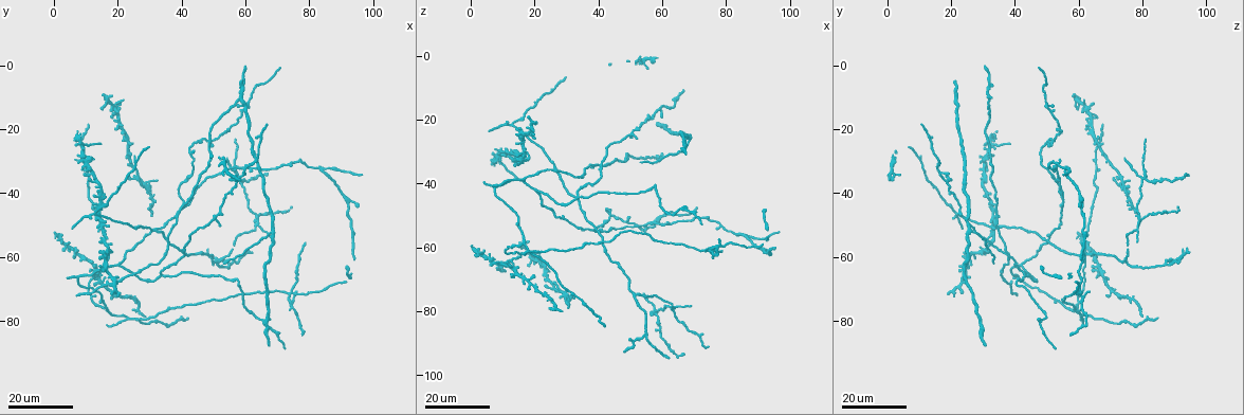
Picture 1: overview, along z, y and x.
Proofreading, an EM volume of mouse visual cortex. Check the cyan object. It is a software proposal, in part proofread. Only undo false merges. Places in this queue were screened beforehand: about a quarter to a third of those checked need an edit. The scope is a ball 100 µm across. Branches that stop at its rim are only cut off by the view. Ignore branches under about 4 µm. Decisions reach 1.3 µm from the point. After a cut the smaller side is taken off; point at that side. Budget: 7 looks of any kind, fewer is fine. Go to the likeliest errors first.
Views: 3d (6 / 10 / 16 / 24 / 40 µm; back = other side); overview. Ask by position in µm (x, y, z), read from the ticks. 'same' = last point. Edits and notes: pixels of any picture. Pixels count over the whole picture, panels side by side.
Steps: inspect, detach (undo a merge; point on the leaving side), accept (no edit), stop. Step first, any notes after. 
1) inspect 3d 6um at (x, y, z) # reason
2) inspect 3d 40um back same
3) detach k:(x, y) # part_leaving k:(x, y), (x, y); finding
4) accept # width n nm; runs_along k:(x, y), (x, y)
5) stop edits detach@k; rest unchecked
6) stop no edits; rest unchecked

inspect 3d 24um at (63.5, 49.5, 78.5) # four or more arms meet

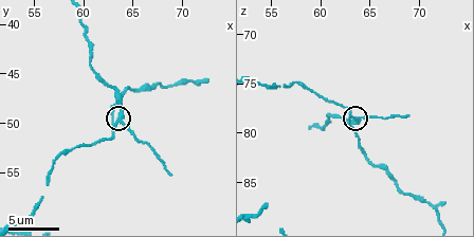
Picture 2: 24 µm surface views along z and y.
inspect 3d 10um at (63.8, 49.6, 78.4)

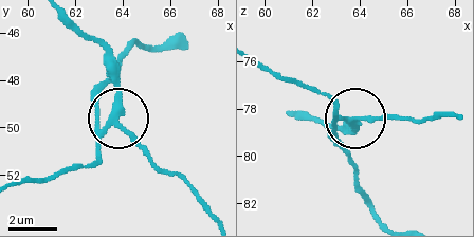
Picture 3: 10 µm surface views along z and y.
detach 3:(115, 99) # width 220 nm; part_leaving 3:(102, 132), (113, 105), (113, 68), (71, 19); two neurons meet here

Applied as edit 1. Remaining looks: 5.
inspect 3d 24um at (59.0, 33.5, 17.0) # a fork

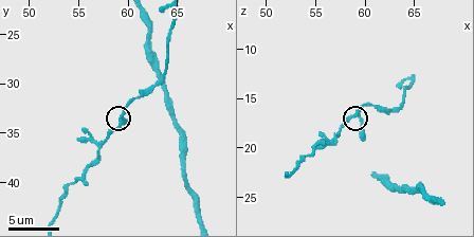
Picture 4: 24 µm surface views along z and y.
inspect 3d 6um same

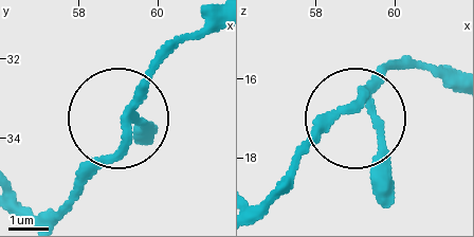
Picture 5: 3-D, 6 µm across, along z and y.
accept # width 180 nm; runs_along 5:(57, 216), (122, 134), (165, 47); continuous, no second neuron

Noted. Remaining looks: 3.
inspect 3d 16um at (55.0, 62.0, 86.5) # two arms in line, one across

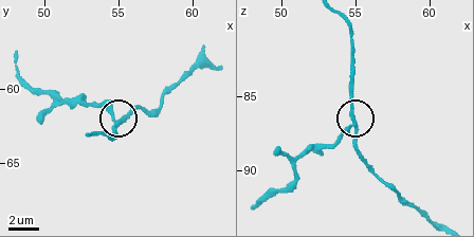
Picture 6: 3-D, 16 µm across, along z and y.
inspect 3d 10um at (54.4, 61.6, 87.0)

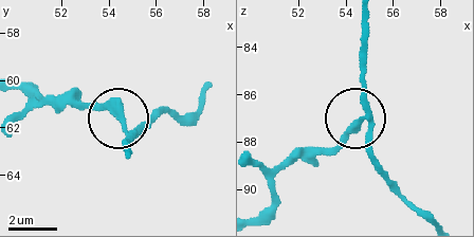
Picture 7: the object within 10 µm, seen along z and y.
detach 7:(107, 107) # width 280 nm; part_leaving 7:(124, 127), (112, 113), (88, 105), (51, 105), (21, 87); two neurons meet here

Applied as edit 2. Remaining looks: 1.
stop edits detach@3, detach@7; rest unchecked

